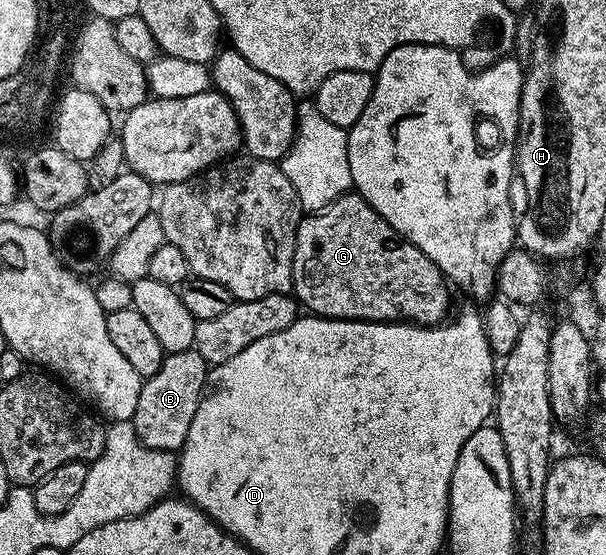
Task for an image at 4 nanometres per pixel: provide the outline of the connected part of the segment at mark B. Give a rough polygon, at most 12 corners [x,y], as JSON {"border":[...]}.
{"border":[[166,354],[131,420],[143,445],[180,452],[210,364]]}

